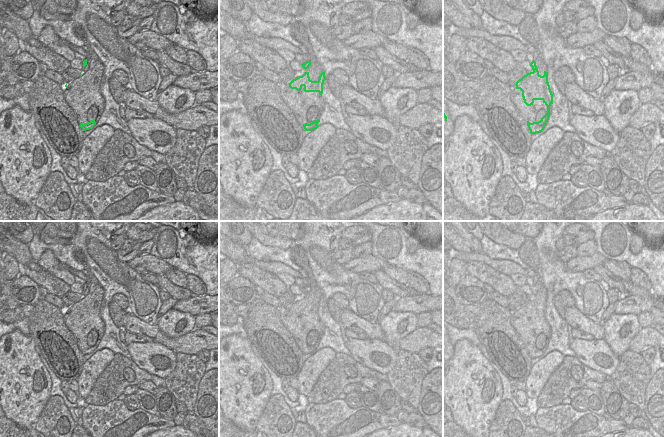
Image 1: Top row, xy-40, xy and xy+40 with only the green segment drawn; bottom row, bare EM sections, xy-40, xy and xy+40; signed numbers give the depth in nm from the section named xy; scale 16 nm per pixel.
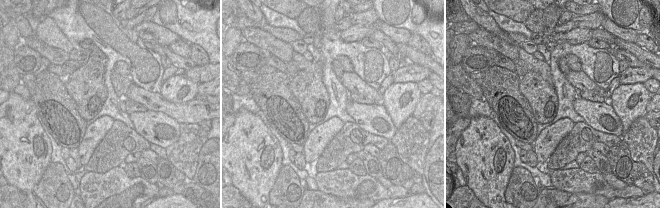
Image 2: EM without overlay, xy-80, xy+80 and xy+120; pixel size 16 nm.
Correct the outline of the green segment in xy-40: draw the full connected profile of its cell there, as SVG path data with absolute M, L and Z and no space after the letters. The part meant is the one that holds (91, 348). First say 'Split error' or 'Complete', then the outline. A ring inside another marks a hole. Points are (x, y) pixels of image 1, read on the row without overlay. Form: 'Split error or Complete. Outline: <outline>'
Split error. Outline: M92 273L86 277L83 291L88 288L88 294L66 308L64 317L65 325L74 335L78 349L83 355L92 353L96 349L105 330L104 321L100 317L104 289Z

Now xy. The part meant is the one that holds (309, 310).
Split error. Outline: M308 273L309 285L301 288L306 294L302 300L289 307L289 326L287 330L299 341L306 355L317 353L324 335L323 308L326 304L323 290Z

